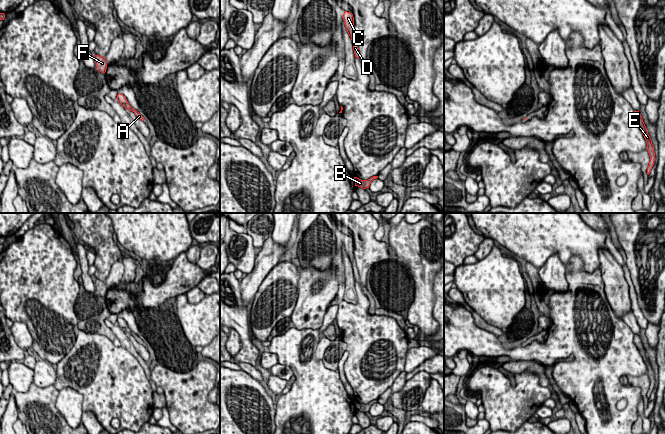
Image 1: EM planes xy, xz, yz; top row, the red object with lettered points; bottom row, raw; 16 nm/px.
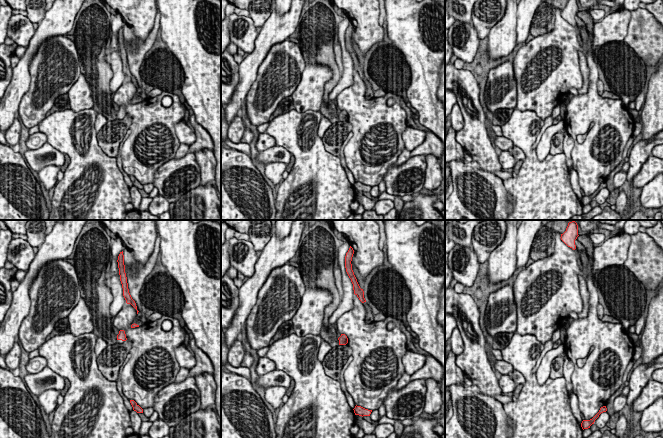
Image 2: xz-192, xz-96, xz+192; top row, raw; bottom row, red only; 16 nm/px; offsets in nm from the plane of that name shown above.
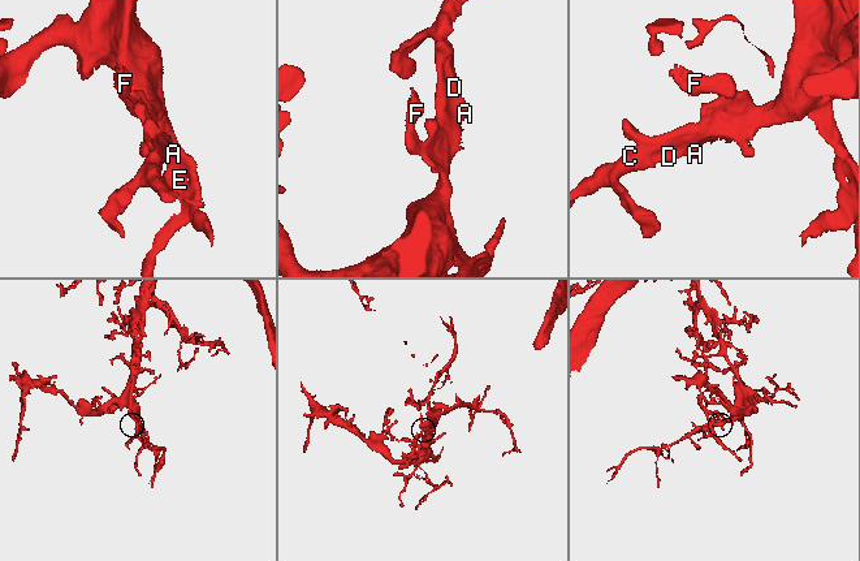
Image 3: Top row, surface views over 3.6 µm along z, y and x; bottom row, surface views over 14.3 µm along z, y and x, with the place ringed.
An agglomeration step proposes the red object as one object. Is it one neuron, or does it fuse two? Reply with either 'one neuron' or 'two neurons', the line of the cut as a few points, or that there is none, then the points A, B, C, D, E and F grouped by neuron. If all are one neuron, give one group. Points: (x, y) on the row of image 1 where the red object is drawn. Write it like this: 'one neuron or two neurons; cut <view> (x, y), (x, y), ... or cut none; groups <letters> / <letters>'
one neuron; cut none; groups A B C D E F

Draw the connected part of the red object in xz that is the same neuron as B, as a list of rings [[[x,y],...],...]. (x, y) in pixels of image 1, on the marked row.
[[[373,176],[373,177],[371,177],[368,180],[361,180],[361,179],[357,178],[357,177],[354,177],[354,179],[355,179],[355,186],[358,186],[358,187],[363,188],[363,189],[369,188],[371,182],[374,179],[377,179],[377,178],[378,178],[378,176]]]

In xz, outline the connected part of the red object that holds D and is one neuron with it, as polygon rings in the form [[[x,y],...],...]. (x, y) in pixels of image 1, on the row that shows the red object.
[[[344,11],[342,18],[344,20],[344,24],[347,29],[347,32],[348,32],[349,36],[351,37],[355,57],[359,58],[359,48],[358,48],[358,45],[356,42],[356,36],[355,36],[354,29],[353,29],[353,27],[354,27],[353,14],[350,12]]]

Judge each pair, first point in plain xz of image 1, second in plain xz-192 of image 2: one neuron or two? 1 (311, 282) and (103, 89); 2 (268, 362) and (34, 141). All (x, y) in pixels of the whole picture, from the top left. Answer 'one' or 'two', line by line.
1: two
2: one

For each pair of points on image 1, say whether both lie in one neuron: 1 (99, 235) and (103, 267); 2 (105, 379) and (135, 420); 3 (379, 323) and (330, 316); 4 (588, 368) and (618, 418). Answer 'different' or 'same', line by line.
1: same
2: same
3: different
4: same

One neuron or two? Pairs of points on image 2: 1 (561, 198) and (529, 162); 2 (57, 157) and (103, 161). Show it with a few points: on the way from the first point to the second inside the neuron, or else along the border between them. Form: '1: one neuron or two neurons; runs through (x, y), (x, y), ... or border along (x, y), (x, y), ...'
1: one neuron; runs through (552, 189), (534, 171)
2: two neurons; border along (47, 142), (64, 154)

